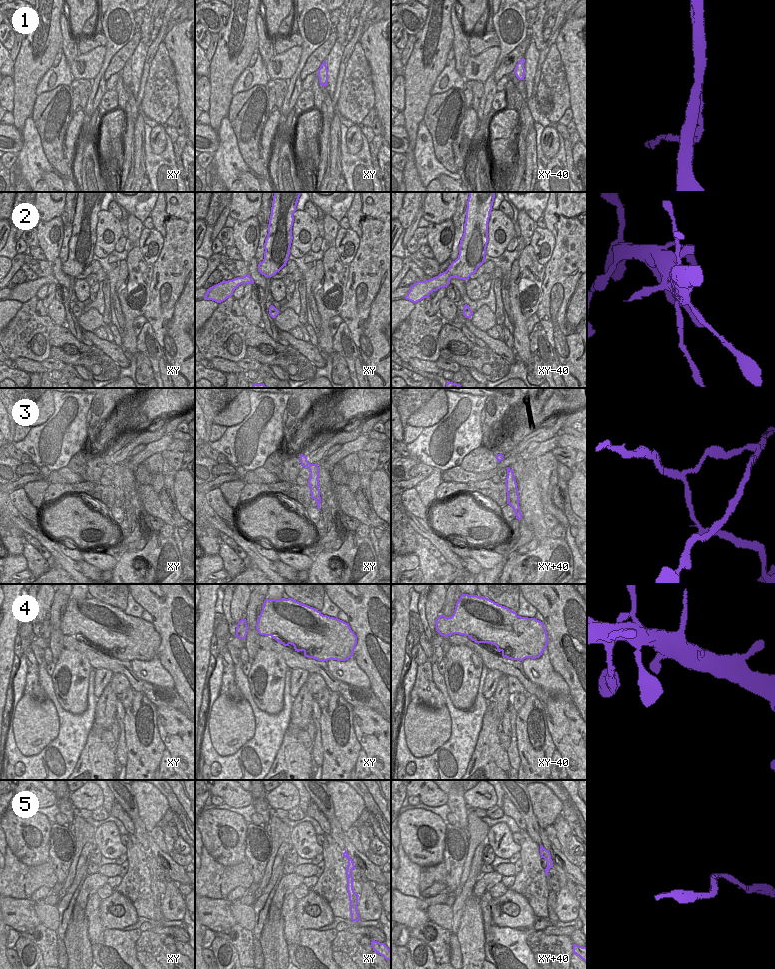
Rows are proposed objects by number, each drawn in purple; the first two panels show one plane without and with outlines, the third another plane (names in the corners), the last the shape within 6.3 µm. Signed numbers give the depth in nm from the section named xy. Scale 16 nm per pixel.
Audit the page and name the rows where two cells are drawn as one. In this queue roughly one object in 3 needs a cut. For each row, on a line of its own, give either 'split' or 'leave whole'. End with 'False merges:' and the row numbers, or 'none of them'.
1: leave whole
2: leave whole
3: split
4: leave whole
5: leave whole
False merges: 3

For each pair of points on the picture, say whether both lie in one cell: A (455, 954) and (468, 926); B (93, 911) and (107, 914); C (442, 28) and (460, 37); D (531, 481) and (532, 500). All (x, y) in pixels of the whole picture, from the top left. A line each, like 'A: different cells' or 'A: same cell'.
A: different cells
B: different cells
C: different cells
D: same cell

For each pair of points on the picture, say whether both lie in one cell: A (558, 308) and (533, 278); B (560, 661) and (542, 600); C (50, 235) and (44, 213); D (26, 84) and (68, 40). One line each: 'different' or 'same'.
A: different
B: same
C: different
D: different

